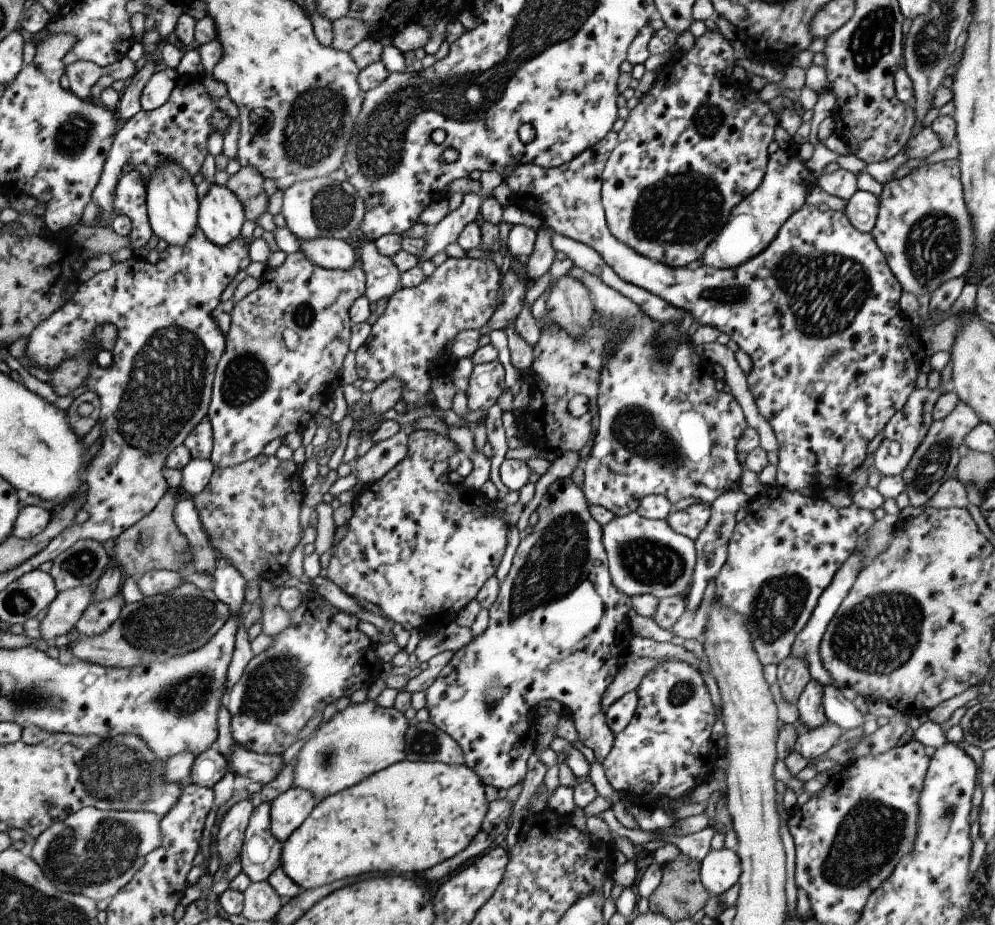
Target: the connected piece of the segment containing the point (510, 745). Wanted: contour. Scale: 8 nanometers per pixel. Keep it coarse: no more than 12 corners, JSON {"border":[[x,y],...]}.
{"border":[[556,480],[487,628],[424,690],[484,785],[559,701],[600,763],[629,656],[582,490]]}

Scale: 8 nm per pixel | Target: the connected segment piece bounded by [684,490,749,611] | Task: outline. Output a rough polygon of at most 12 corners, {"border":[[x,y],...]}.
{"border":[[725,491],[694,540],[696,561],[690,592],[694,611],[709,580],[723,566],[735,511],[746,507],[742,491]]}

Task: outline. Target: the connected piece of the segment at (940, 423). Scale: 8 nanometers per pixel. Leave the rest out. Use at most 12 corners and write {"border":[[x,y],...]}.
{"border":[[963,401],[927,434],[900,474],[910,507],[955,478],[957,446],[979,423]]}

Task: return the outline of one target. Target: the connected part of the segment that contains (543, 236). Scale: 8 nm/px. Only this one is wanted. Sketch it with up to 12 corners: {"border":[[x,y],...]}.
{"border":[[545,224],[535,233],[524,270],[531,282],[554,260],[554,232]]}

